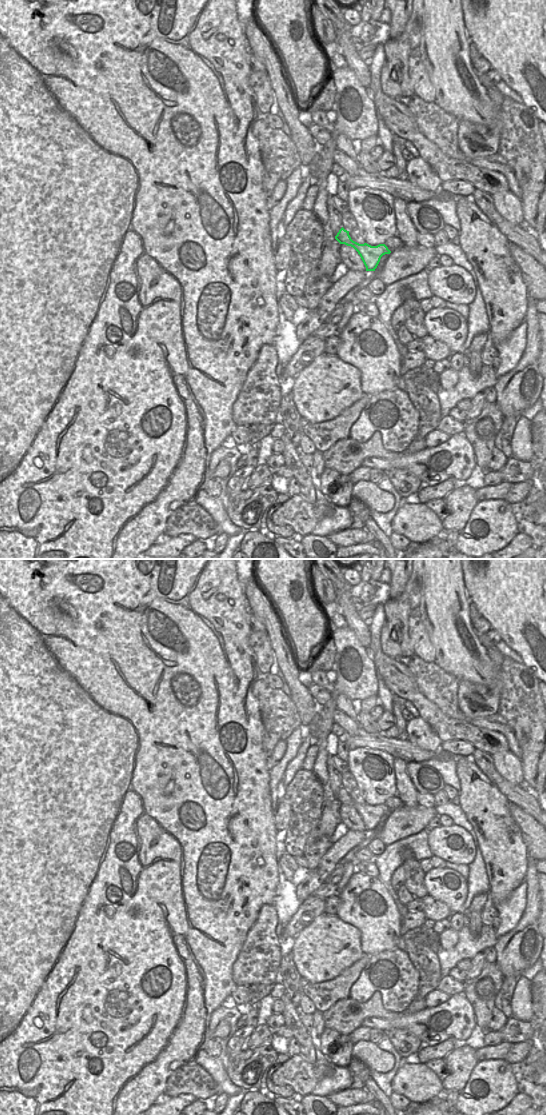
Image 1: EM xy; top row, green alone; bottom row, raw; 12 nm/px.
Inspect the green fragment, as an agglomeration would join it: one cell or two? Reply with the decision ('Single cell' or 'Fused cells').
Single cell.

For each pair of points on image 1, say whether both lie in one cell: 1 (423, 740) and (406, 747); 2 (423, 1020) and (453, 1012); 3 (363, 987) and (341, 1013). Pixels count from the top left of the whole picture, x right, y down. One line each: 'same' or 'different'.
1: different
2: same
3: different

